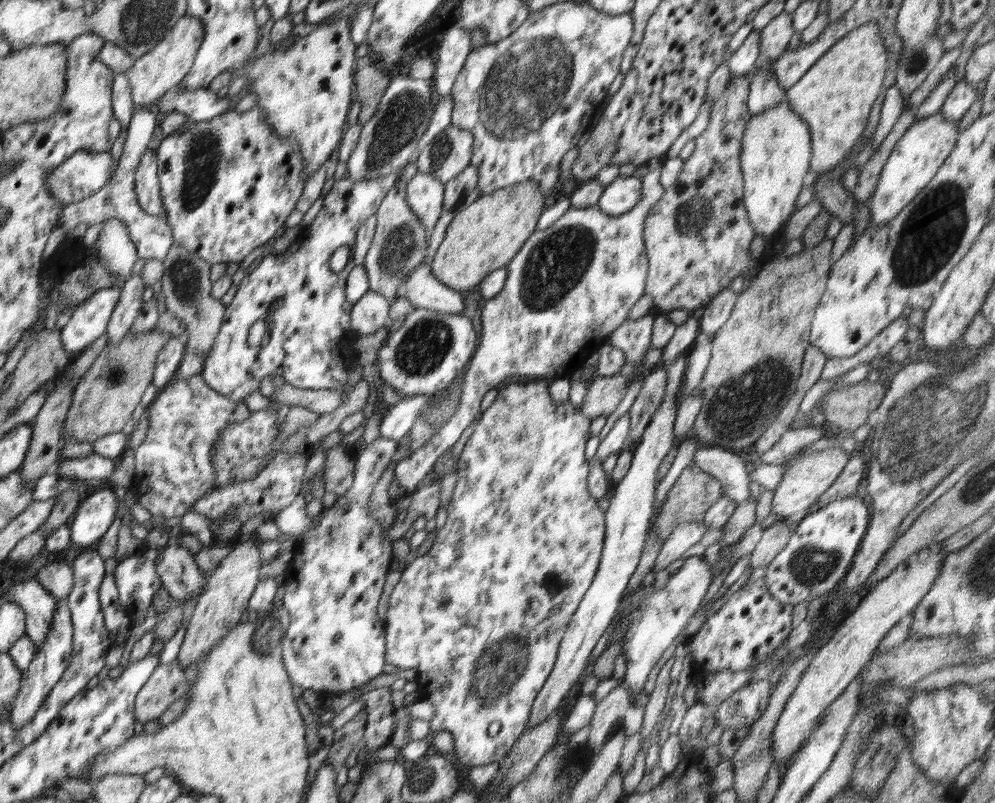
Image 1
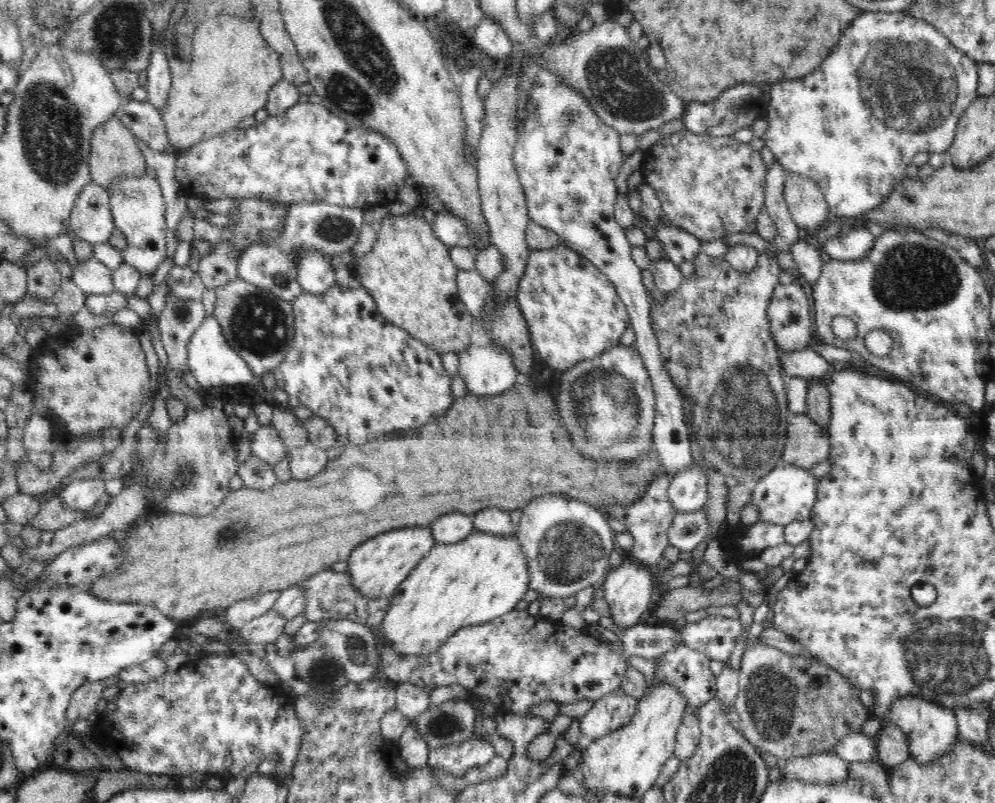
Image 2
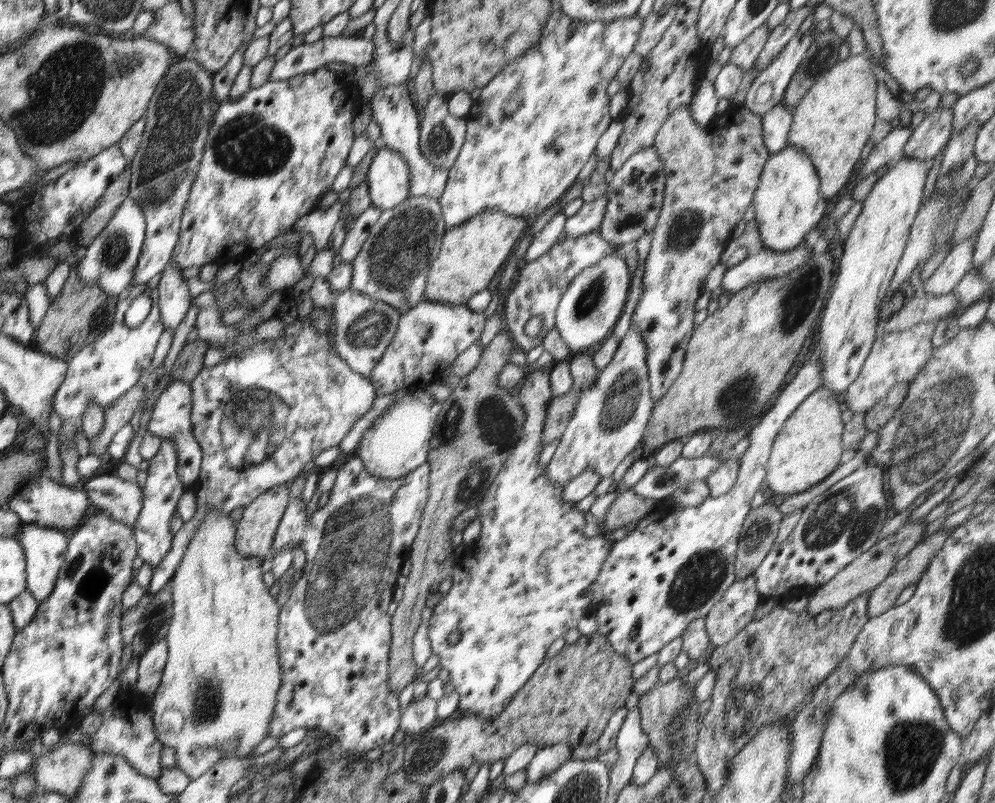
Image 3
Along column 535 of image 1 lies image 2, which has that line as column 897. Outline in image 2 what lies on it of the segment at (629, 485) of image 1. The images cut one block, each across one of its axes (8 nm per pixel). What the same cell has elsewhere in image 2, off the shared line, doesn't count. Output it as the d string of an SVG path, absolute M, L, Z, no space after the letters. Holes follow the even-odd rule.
M900 696L890 706L889 725L898 726L904 731L909 742L910 756L926 764L932 760L940 760L948 750L952 750L954 742L958 740L959 727L954 713L939 705L939 702L930 702L919 696Z

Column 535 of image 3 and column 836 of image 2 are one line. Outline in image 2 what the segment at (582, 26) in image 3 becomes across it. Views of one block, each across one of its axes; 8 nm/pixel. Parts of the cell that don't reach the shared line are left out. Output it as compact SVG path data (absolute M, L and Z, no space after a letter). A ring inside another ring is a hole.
M861 11L856 18L849 24L848 28L840 34L840 40L834 47L834 50L816 70L810 74L796 80L780 80L780 82L771 85L770 94L771 102L768 103L768 112L766 120L768 130L763 137L766 147L772 152L778 165L784 168L786 174L797 173L809 180L812 180L824 194L828 203L831 216L839 220L851 221L856 216L861 216L869 210L875 209L885 201L885 198L891 193L900 182L907 177L906 166L913 162L914 154L947 154L948 150L954 143L956 130L963 116L963 113L975 102L979 96L977 86L979 83L978 65L967 54L960 52L935 26L914 18L903 12L866 12Z

